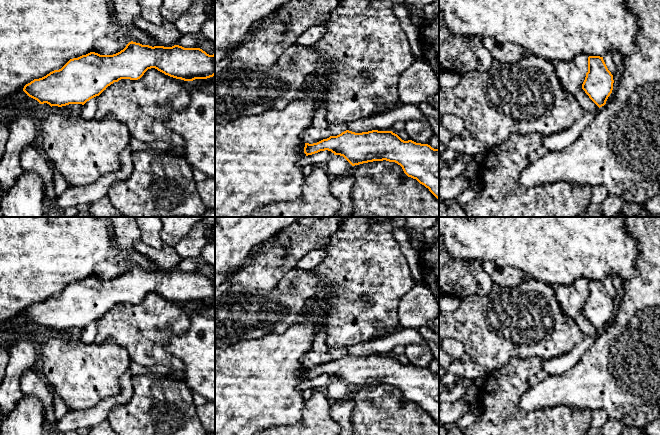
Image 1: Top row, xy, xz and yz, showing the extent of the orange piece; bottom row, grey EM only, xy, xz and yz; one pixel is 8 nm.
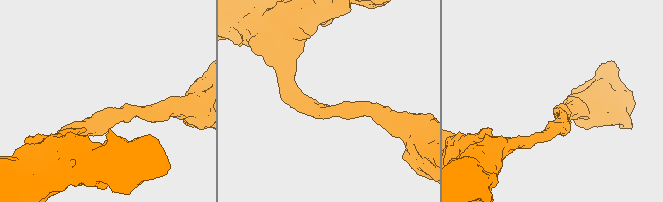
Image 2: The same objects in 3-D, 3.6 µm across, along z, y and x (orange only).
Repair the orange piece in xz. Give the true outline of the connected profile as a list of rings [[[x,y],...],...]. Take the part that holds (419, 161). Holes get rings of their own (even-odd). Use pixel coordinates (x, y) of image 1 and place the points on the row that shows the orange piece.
[[[346,130],[317,143],[305,143],[304,147],[306,156],[325,150],[343,156],[352,166],[383,160],[395,162],[402,167],[408,177],[416,179],[439,200],[439,149],[434,149],[428,144],[416,143],[412,140],[404,141],[392,131],[372,130],[355,133]]]

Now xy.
[[[131,41],[123,50],[113,55],[90,52],[70,59],[61,69],[26,84],[23,91],[40,104],[47,103],[51,107],[69,104],[84,105],[90,99],[99,96],[114,82],[121,79],[138,80],[151,68],[184,81],[207,79],[215,75],[215,52],[209,55],[200,48],[184,48],[179,45],[152,47]]]

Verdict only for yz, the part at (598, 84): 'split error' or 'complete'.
complete

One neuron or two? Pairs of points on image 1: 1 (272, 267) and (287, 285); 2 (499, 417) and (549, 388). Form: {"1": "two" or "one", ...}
{"1": "two", "2": "two"}

